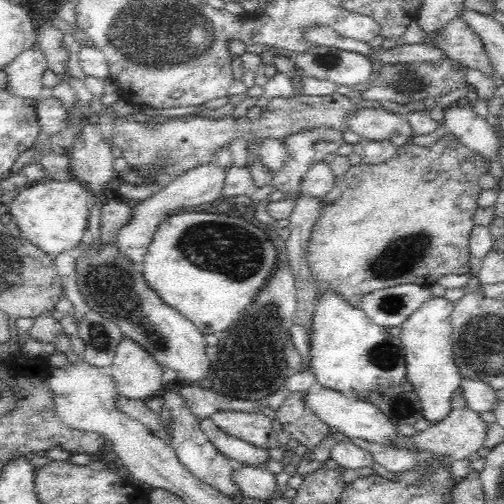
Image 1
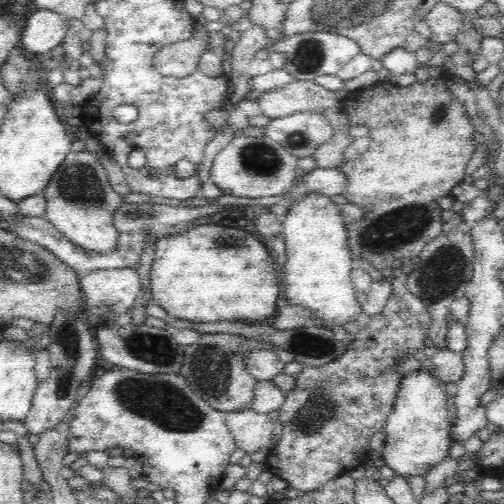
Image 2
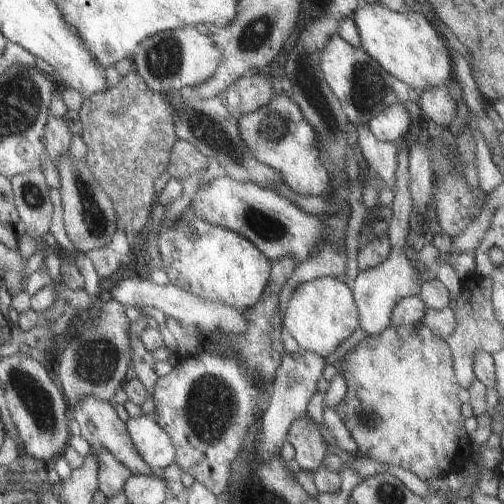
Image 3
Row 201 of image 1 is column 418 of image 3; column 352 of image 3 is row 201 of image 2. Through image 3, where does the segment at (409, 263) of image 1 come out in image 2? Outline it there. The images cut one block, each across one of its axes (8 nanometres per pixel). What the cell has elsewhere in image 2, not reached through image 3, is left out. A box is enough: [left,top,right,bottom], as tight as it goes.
[340,78,476,278]

